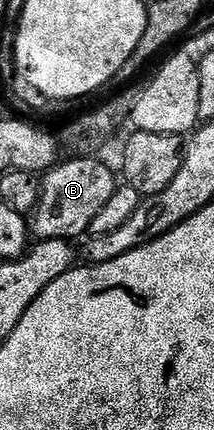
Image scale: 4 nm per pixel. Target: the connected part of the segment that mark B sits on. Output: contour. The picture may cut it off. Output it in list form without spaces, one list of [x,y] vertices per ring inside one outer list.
[[[70,157],[67,159],[67,163],[59,162],[50,171],[45,172],[41,180],[40,201],[32,216],[32,231],[39,240],[81,240],[89,232],[92,220],[98,216],[100,209],[104,209],[104,205],[120,185],[115,168],[113,171],[108,164],[101,163],[101,158]]]

